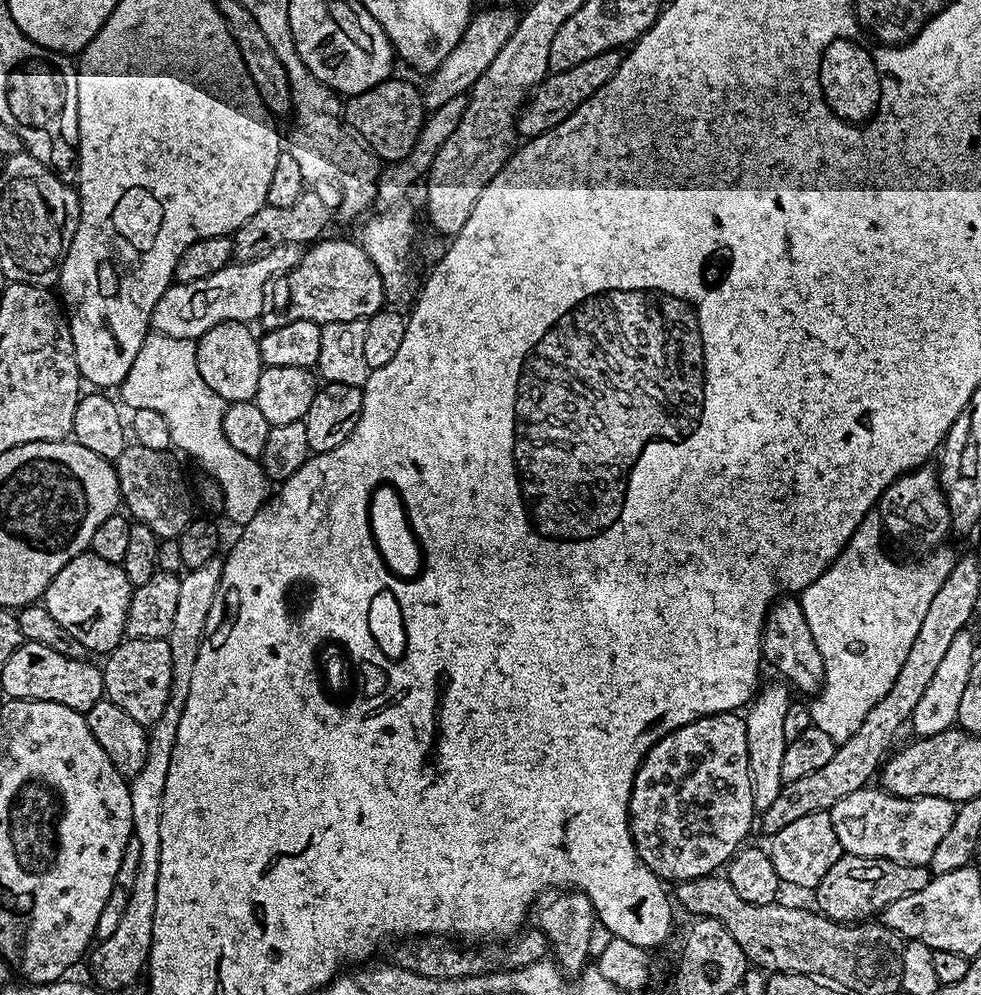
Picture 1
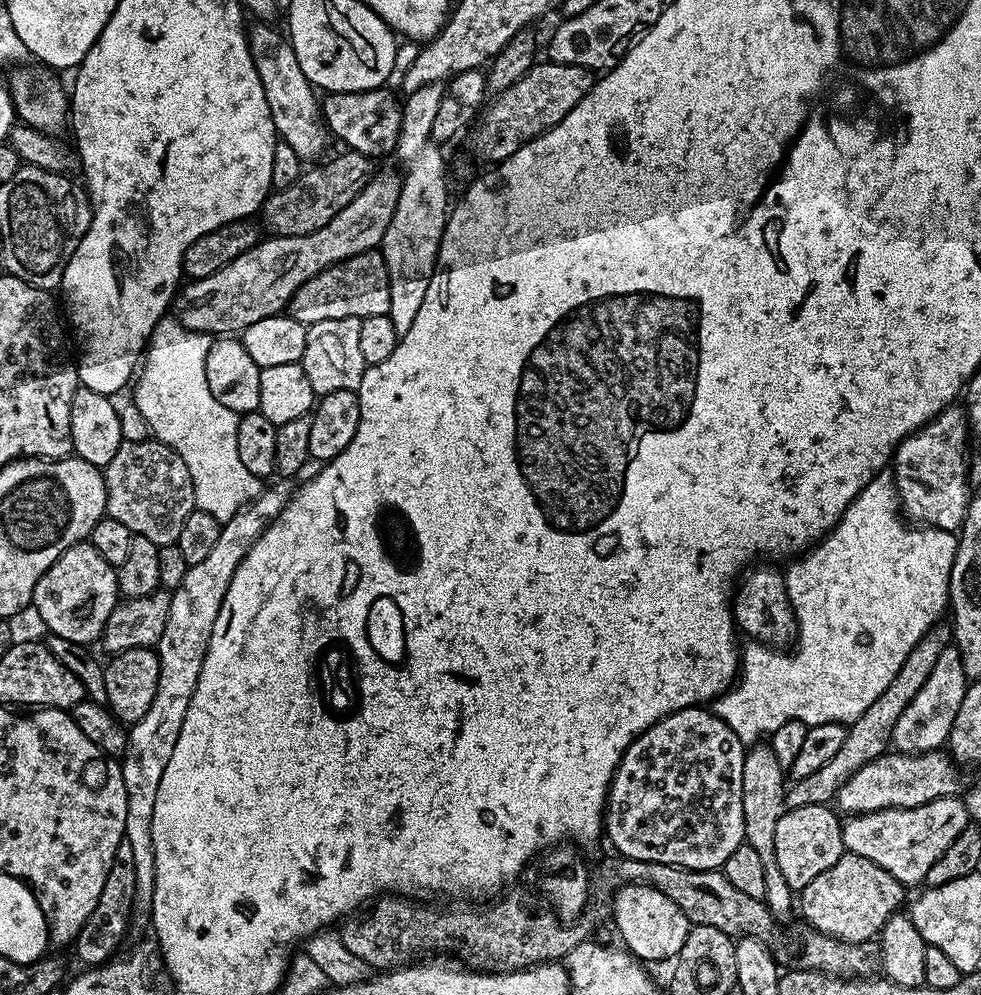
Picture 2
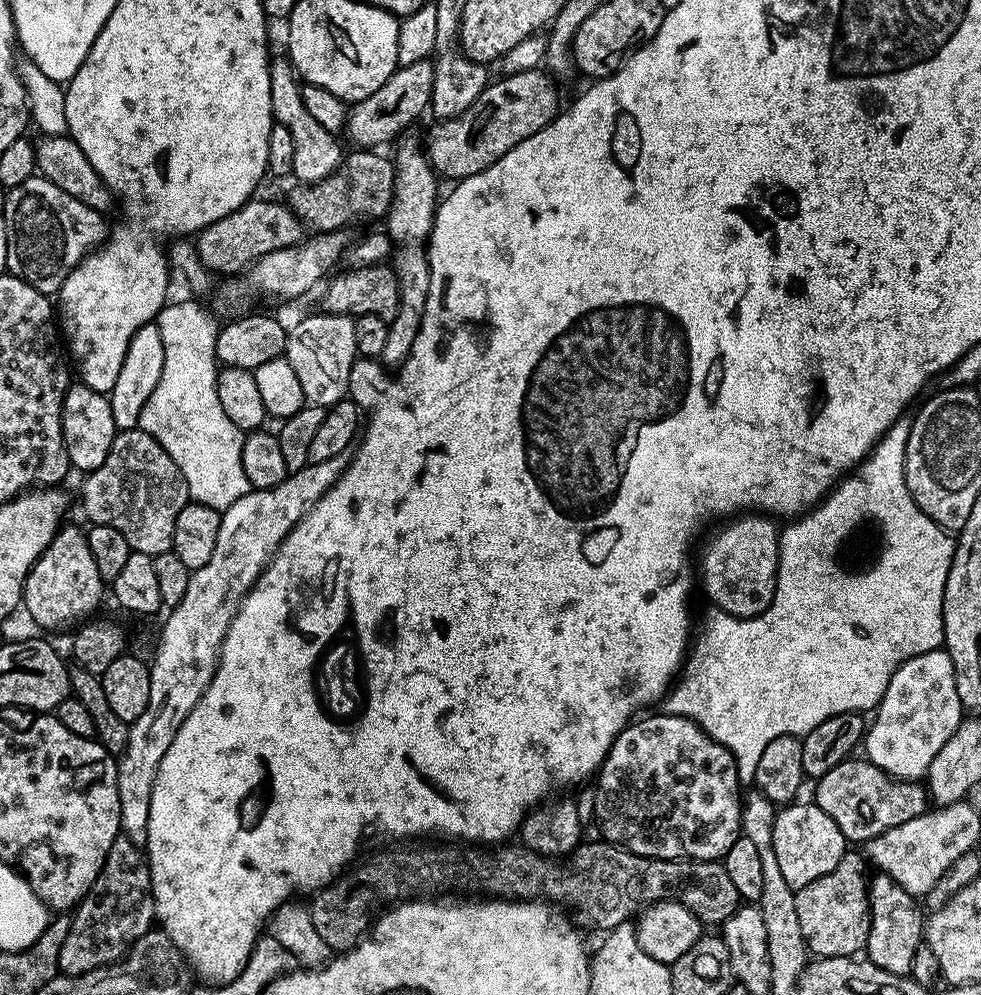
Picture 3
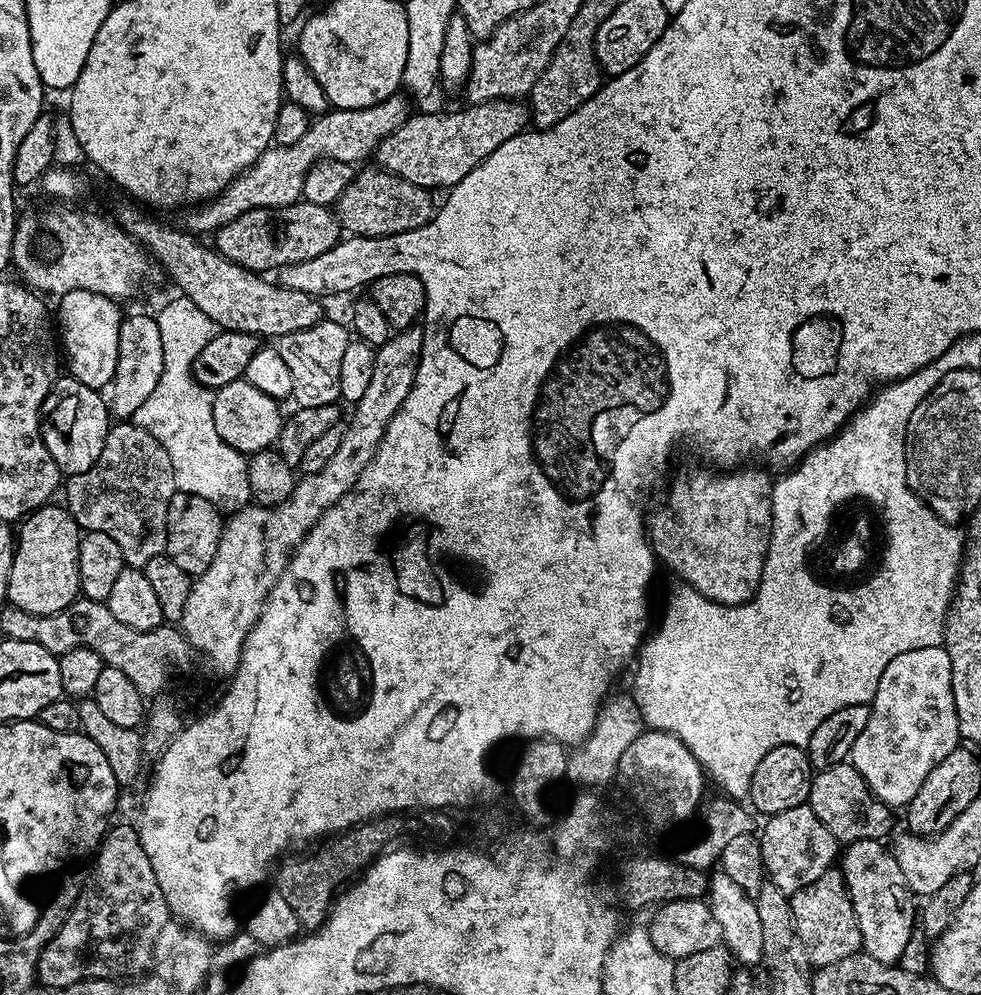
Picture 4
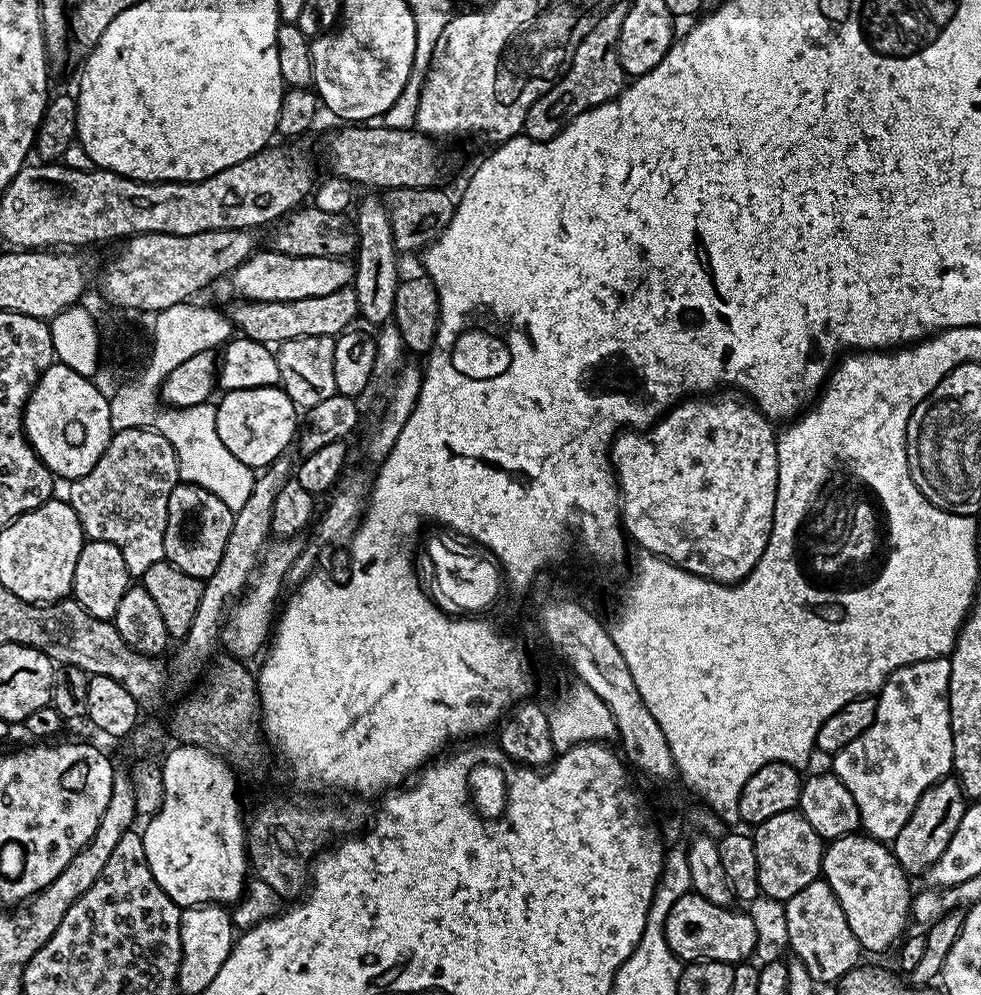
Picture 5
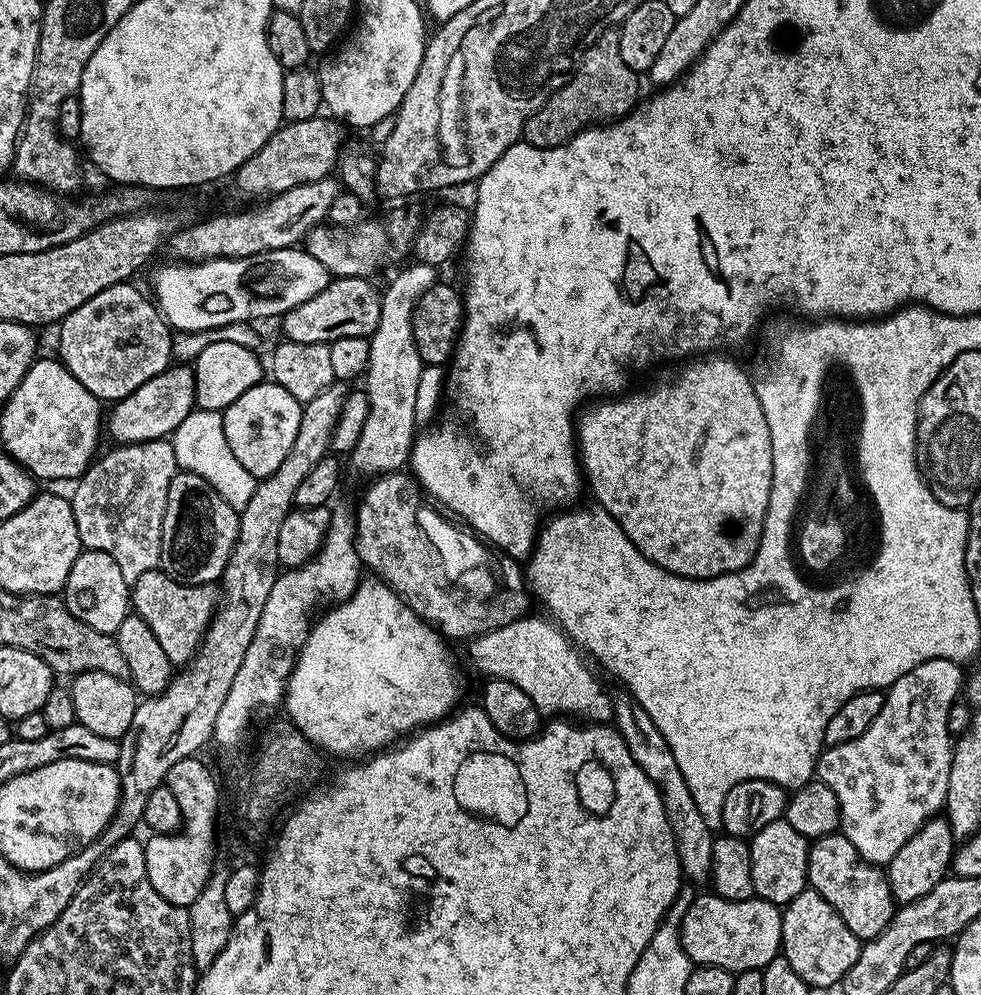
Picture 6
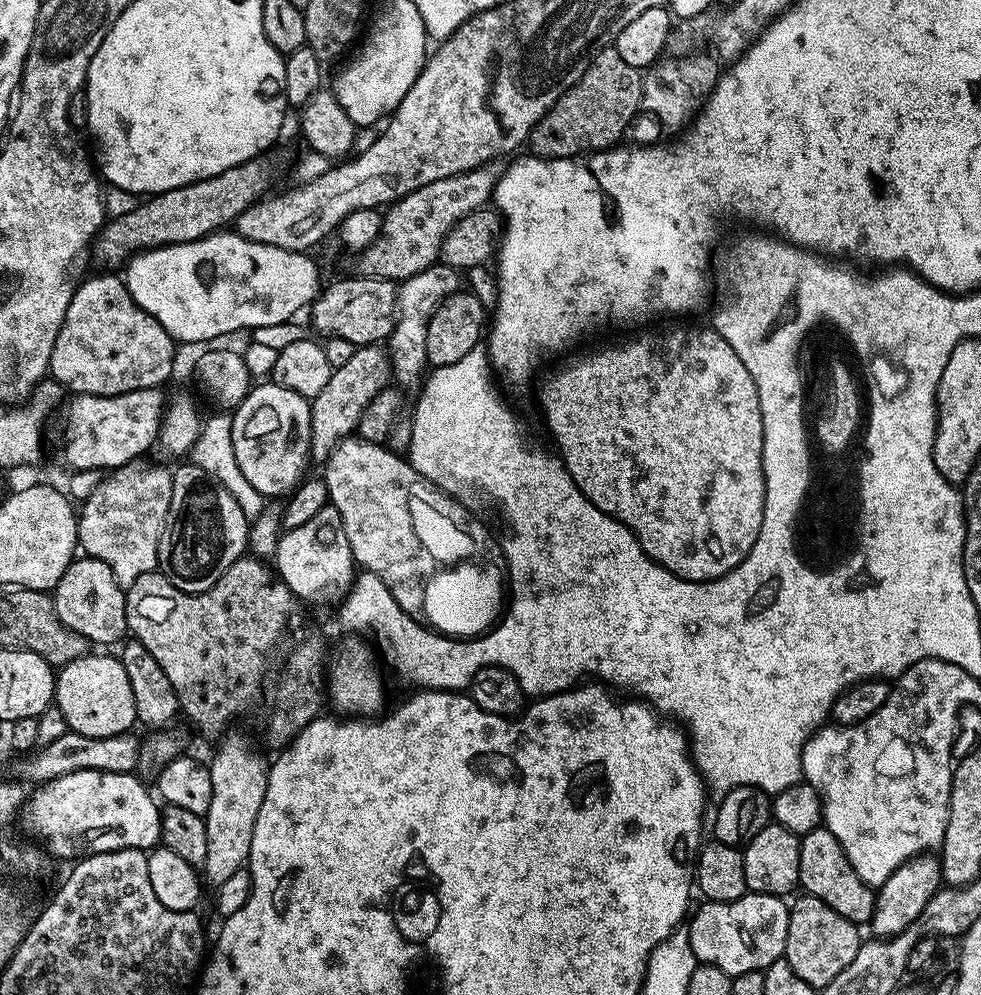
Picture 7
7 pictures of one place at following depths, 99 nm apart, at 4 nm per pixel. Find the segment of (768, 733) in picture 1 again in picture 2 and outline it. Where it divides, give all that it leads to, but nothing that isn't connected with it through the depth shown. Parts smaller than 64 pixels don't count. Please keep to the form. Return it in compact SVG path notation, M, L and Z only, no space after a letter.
M760 742L751 750L745 751L742 766L742 822L744 823L744 839L762 857L762 866L766 873L766 894L763 901L776 917L784 922L794 912L794 890L782 875L774 854L774 829L778 827L778 818L786 811L784 794L786 791L786 770L781 767L778 758L774 758L774 750L767 743Z

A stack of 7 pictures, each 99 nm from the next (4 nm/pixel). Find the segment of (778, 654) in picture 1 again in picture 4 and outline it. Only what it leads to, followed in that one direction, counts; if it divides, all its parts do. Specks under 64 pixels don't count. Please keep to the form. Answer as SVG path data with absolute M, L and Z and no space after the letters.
M748 466L729 474L724 470L692 472L676 488L665 508L650 516L652 549L661 565L664 564L683 583L698 590L706 598L719 604L745 604L756 597L768 548L774 542L772 530L773 477L768 477L760 466Z

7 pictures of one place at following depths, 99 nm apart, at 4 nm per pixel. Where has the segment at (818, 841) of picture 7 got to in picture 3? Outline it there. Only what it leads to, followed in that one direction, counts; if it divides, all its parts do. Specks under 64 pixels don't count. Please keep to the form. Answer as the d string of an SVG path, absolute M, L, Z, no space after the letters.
M876 874L868 885L868 901L872 907L872 925L866 949L867 960L874 966L882 966L882 970L890 970L890 974L911 976L914 956L926 936L926 916L917 897L902 890L894 878Z

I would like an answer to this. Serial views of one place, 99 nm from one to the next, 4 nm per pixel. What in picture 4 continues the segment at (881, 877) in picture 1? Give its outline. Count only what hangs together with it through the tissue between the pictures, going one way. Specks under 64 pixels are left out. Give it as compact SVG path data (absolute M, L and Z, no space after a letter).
M839 867L828 868L818 882L802 886L802 890L791 893L790 899L798 938L802 938L802 946L806 946L806 954L816 968L842 962L842 958L850 958L855 952L861 951L862 934L858 930L858 918Z

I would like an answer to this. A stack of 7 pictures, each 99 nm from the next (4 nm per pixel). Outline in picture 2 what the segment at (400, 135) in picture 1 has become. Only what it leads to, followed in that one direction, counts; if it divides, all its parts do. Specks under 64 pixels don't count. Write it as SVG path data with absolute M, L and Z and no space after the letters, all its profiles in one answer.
M387 87L366 90L365 92L330 92L322 100L322 123L329 133L332 132L341 140L345 149L360 152L363 156L379 158L395 153L396 143L402 130L402 116L404 110L401 101L396 101L396 96L388 92Z

